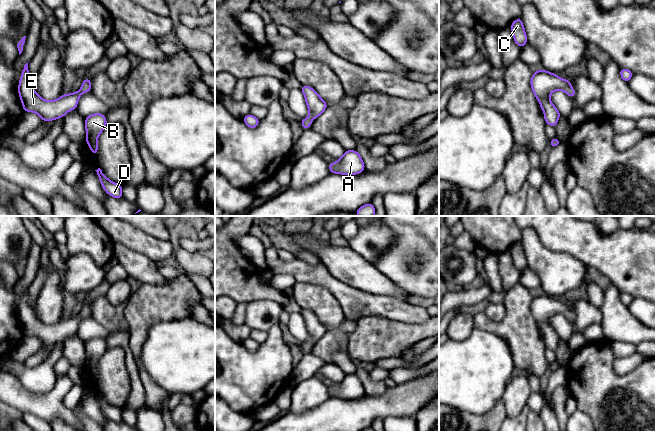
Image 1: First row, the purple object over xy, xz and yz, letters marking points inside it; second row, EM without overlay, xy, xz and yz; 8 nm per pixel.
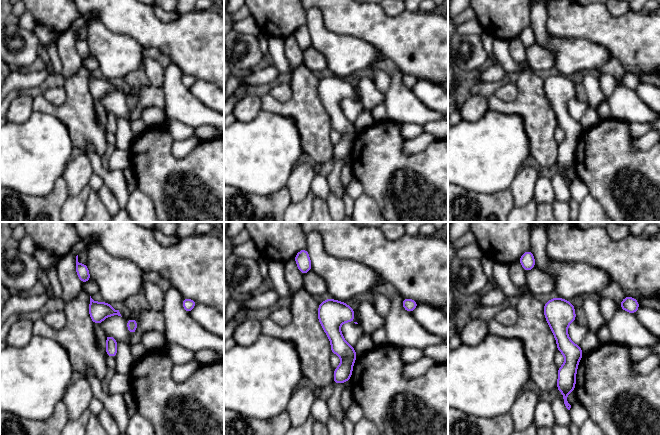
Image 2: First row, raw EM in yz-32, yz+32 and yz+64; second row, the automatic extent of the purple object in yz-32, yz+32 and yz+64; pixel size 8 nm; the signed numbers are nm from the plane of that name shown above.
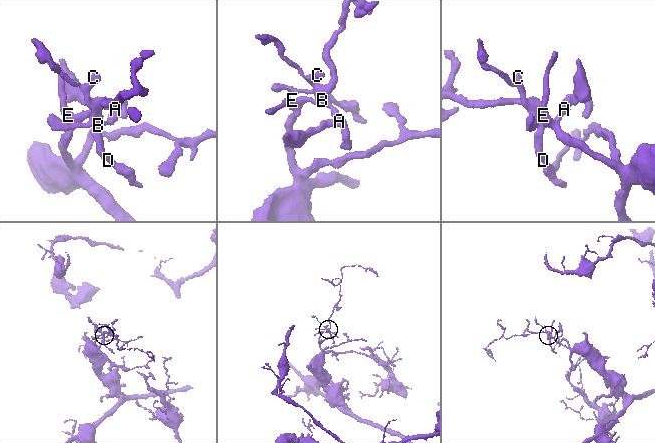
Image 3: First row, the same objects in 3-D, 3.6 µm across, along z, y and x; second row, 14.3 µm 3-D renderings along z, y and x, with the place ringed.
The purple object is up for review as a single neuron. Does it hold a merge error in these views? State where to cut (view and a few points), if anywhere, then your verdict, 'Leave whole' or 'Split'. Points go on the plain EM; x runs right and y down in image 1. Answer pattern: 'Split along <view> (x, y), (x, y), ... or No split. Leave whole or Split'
No split. Leave whole

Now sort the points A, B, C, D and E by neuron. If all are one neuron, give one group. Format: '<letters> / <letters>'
A B C D E

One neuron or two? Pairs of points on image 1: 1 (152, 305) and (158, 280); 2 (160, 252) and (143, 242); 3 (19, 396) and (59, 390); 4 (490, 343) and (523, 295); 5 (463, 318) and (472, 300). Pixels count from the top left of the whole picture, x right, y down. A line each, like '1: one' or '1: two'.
1: two
2: one
3: one
4: two
5: two

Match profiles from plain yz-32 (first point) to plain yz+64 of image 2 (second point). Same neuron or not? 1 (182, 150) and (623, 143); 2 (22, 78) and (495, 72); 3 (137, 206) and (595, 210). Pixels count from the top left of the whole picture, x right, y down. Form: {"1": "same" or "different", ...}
{"1": "different", "2": "same", "3": "same"}

